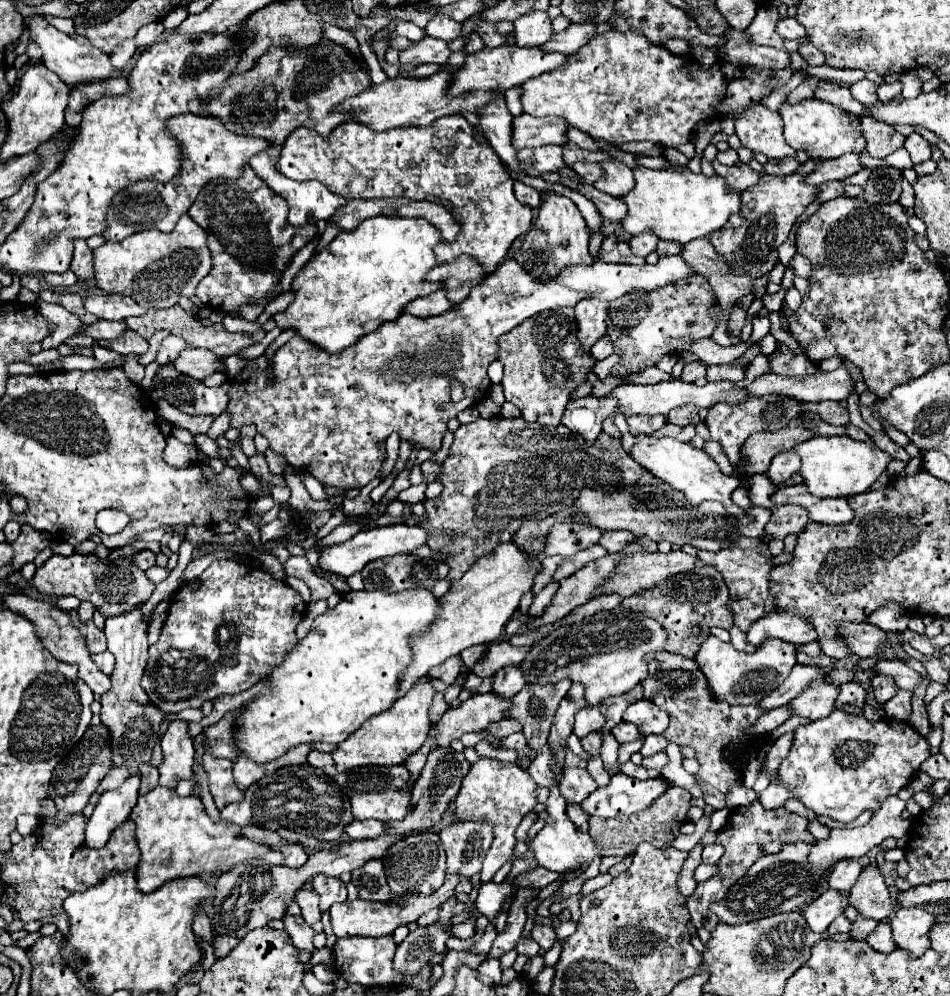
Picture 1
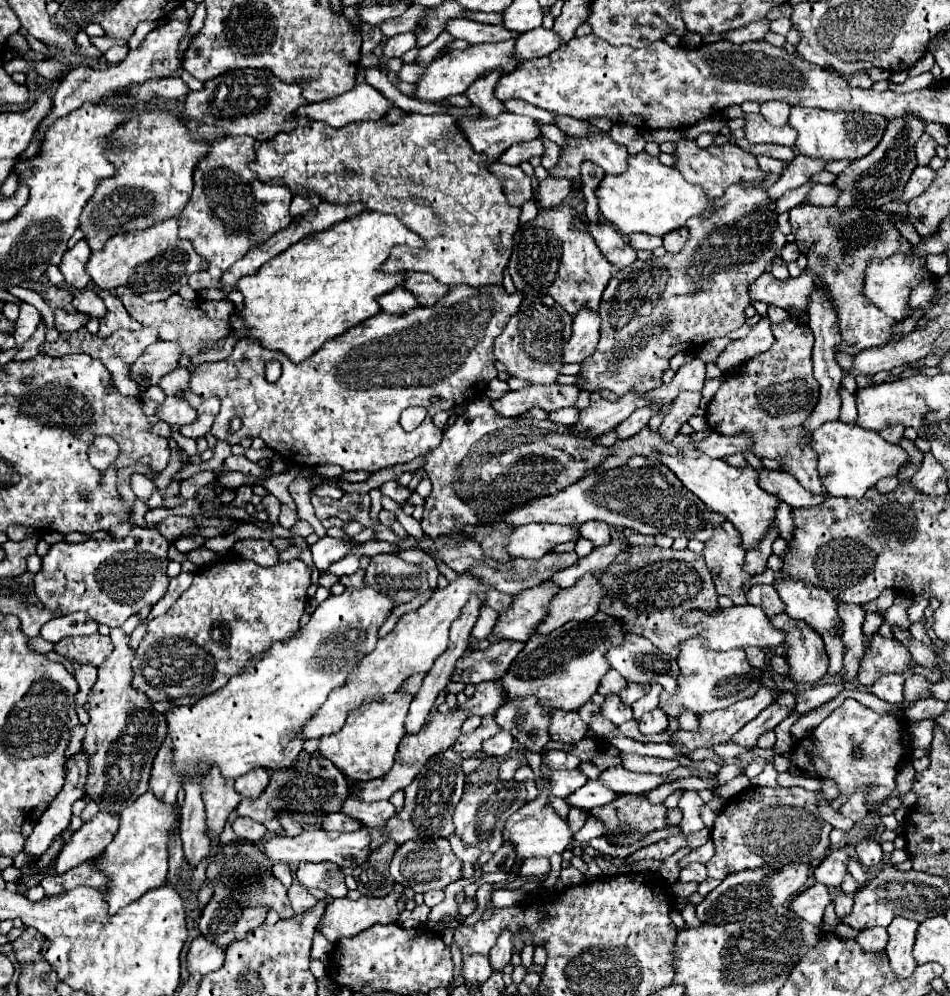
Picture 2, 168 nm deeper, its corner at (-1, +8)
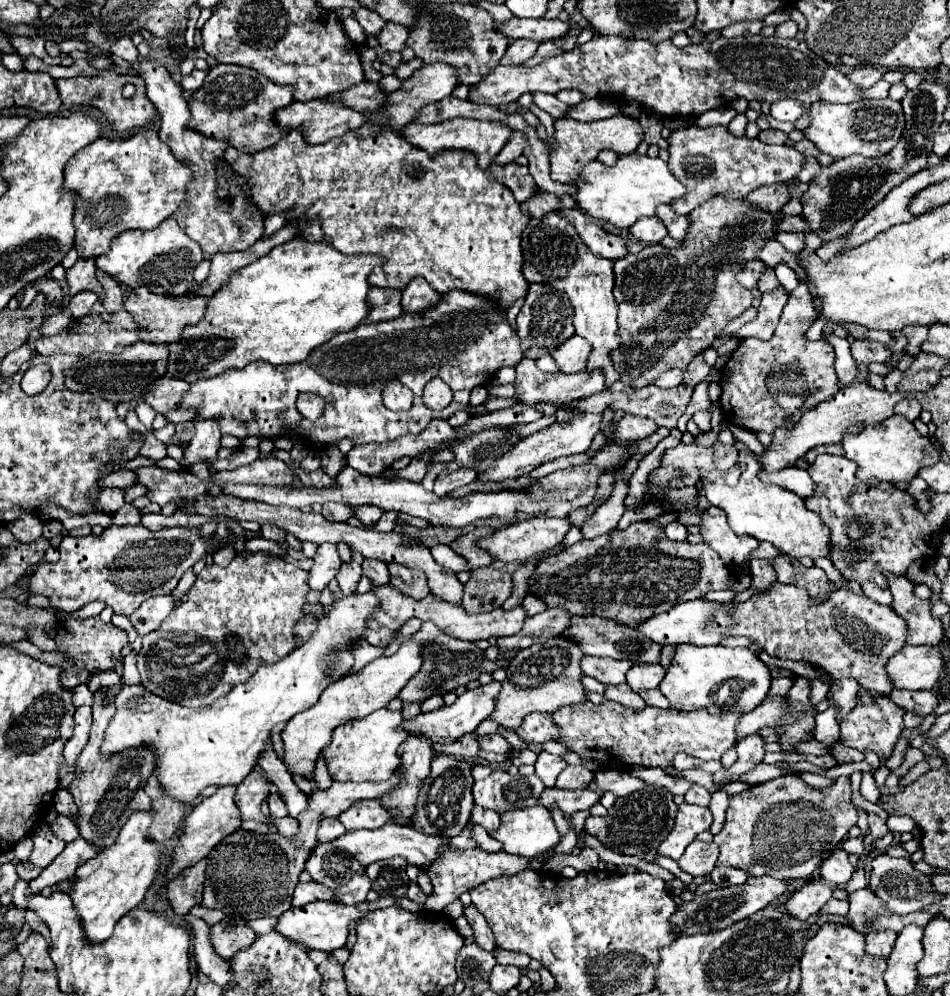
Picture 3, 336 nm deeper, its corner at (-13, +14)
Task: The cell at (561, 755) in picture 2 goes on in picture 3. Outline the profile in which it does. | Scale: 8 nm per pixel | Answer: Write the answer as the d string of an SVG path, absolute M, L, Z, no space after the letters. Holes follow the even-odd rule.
M540 752L538 760L534 764L536 774L540 776L540 780L546 784L546 788L552 788L558 774L568 766L568 762L562 756L556 754L548 754L548 752Z

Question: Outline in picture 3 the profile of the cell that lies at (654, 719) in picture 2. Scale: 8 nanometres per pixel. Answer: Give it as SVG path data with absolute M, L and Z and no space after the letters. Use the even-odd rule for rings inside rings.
M658 688L656 690L644 690L644 692L640 692L640 696L646 700L648 706L656 706L656 708L664 708L664 710L670 708L668 700L664 698L664 694Z

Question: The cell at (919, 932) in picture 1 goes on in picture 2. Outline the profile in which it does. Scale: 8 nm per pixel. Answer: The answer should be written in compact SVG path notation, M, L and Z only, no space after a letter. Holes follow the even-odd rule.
M894 918L892 924L886 928L890 938L884 952L890 960L890 968L898 978L908 978L916 968L916 960L912 956L916 928L918 922L906 918Z

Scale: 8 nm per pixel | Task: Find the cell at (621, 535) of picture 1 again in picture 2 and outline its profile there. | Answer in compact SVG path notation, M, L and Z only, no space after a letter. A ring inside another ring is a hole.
M584 522L580 526L580 534L594 546L604 546L610 542L610 528L606 522Z

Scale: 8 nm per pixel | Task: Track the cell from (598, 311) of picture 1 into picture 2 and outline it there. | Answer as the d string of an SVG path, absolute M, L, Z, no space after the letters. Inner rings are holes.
M580 310L580 314L574 316L572 336L564 346L562 364L582 362L596 350L596 342L600 338L600 316L590 310Z

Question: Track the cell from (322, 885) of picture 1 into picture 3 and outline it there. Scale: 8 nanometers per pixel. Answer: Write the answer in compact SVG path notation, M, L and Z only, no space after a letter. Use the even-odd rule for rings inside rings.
M318 844L310 858L306 860L306 870L312 874L312 878L330 890L338 890L348 880L352 874L362 874L364 868L354 860L350 854L340 852L332 848L330 844Z

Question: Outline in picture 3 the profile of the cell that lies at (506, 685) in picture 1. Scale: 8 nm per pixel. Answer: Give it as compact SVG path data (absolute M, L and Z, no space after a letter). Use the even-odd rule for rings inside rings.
M492 680L486 686L478 686L476 690L466 690L452 706L444 706L440 710L418 714L414 720L406 720L402 726L408 734L426 734L432 742L452 742L458 740L462 734L474 732L476 726L492 714L492 708L496 708L496 696L500 692L500 682Z

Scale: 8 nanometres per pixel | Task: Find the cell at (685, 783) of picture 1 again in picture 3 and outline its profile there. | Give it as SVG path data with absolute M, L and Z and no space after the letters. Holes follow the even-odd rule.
M680 644L676 648L672 668L666 672L666 678L660 684L660 690L670 700L670 706L676 710L706 708L710 714L724 714L724 712L730 712L736 708L750 712L764 700L764 696L770 690L770 684L772 684L770 670L750 648L730 648L730 646L700 646L700 648L696 648L694 644Z

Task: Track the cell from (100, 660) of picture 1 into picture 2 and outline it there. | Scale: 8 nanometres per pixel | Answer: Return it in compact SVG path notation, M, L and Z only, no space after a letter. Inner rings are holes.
M100 632L90 636L68 636L54 644L54 652L78 664L100 666L100 662L104 662L104 658L112 652L112 640Z

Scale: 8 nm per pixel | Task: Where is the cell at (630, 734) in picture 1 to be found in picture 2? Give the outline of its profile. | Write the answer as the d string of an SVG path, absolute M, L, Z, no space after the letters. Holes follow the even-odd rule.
M612 694L612 696L606 698L606 702L602 704L602 714L604 714L606 718L610 718L616 726L632 720L632 708L626 706L626 704L620 700L620 696L616 696L616 694Z

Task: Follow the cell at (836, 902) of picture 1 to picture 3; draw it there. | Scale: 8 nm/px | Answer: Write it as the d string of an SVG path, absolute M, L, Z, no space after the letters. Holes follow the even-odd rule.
M810 882L796 890L790 900L784 904L784 910L788 910L792 916L806 920L812 914L818 914L820 908L832 898L832 888L824 882Z

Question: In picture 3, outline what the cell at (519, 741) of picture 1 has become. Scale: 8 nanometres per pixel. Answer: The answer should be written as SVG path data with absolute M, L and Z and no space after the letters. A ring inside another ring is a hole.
M494 732L494 734L482 736L480 748L486 750L486 752L502 752L502 754L506 754L506 752L512 750L512 744L500 732Z

